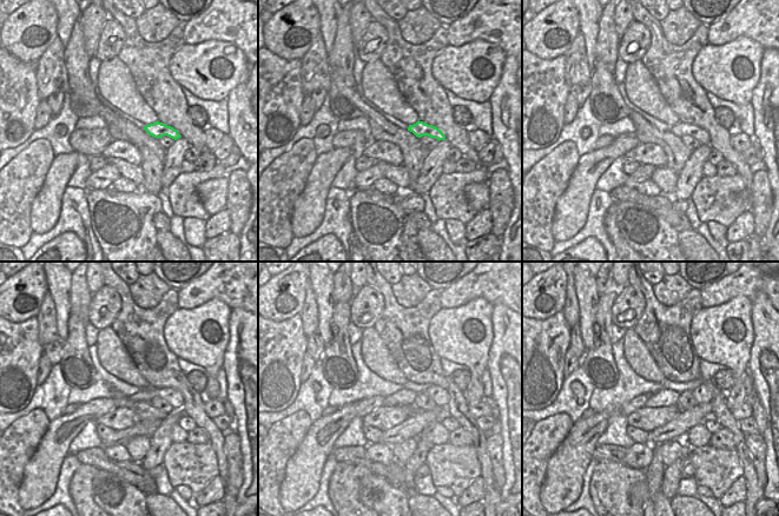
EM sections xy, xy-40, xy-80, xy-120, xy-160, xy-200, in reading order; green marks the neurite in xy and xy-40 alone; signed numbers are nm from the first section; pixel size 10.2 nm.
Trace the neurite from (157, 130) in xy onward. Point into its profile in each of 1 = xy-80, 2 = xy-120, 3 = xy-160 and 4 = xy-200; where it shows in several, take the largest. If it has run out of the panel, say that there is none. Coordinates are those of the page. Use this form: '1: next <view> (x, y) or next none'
1: next xy-80 (697, 132)
2: next xy-120 (173, 397)
3: next xy-160 (440, 396)
4: next xy-200 (702, 394)

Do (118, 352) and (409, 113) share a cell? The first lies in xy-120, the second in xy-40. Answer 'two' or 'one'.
one

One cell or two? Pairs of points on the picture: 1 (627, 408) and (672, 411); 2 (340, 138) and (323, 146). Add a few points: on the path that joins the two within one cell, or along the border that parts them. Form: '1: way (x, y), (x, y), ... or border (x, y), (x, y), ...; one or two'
1: border (644, 407), (627, 416); two
2: border (338, 131), (332, 139), (334, 147); two

